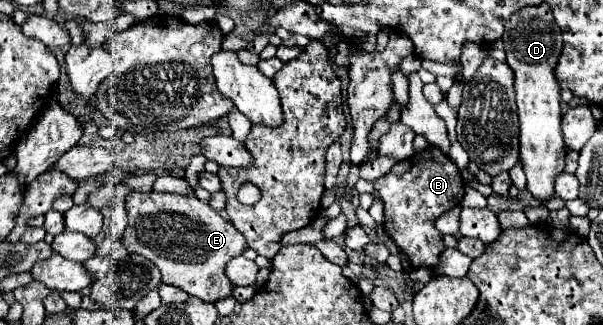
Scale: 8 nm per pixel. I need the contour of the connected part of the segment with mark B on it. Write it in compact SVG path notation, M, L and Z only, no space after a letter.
M429 145L419 157L397 163L387 175L375 181L375 191L381 195L385 203L385 219L383 227L399 247L399 251L411 261L413 269L429 267L433 269L439 263L441 253L447 249L443 245L443 233L435 227L435 221L445 211L461 205L465 195L463 177L449 155L445 155L439 147Z

